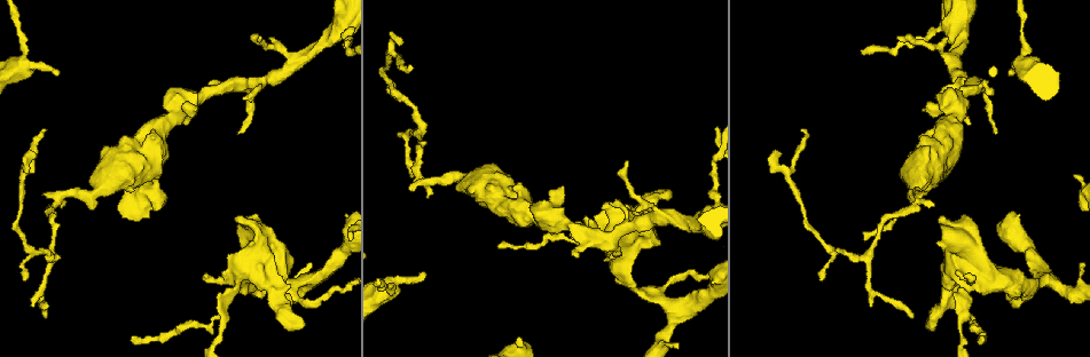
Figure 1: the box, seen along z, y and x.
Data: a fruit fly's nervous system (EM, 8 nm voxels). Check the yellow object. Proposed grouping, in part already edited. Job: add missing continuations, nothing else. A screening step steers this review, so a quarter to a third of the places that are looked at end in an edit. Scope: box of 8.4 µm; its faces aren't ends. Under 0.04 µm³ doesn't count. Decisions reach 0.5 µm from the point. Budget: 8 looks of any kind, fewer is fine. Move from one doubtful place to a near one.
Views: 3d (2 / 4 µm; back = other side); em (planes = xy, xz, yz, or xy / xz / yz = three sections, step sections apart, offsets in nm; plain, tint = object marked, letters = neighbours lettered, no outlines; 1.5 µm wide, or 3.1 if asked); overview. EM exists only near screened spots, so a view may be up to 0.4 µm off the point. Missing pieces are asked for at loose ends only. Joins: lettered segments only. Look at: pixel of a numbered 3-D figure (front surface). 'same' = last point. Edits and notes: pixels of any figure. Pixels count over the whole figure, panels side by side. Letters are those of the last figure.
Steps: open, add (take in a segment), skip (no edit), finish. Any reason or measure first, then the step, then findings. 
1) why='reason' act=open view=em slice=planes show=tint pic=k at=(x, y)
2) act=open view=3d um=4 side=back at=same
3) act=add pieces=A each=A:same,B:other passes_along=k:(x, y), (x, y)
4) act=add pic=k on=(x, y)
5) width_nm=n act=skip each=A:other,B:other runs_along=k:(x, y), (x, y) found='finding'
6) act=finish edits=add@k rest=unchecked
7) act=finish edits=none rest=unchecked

why='tapers out' act=open view=em slice=planes show=letters pic=1 at=(411, 67)

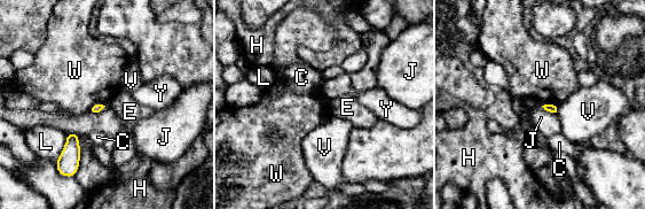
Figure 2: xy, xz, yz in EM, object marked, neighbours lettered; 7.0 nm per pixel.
act=skip each=C:other,E:other,H:other,J:other,L:other,V:other,W:other,Y:other border=2:(104, 105), (95, 105), (91, 109) found='no lettered segment goes on from it'

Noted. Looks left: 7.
why='free end' act=open view=3d um=2 pic=1 at=(822, 279)

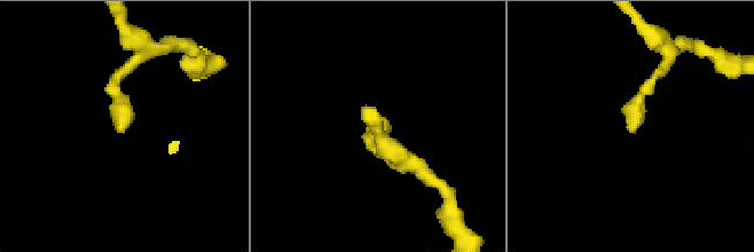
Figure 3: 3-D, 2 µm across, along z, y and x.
why='now the EM' act=open view=em slice=xz step=8 show=tint pic=3 at=(117, 131)

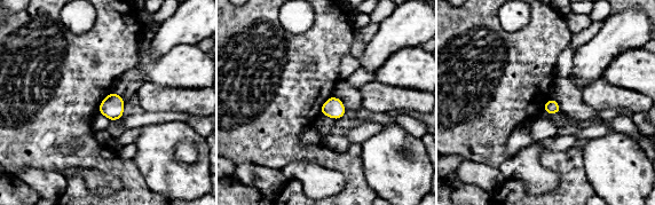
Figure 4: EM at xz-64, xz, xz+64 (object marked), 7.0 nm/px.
why='cut it another way' act=open view=em slice=planes show=letters at=same

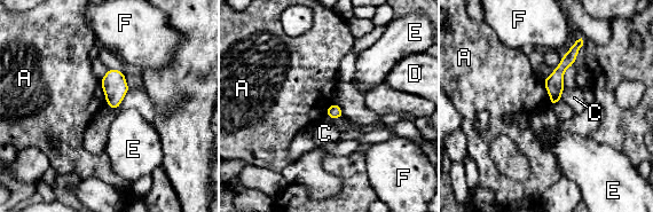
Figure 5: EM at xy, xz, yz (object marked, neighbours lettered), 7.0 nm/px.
width_nm=100 act=skip each=A:other,C:other,D:other,E:other,F:other border=5:(542, 80), (551, 107) found='none of them fits'

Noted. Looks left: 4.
act=open view=em slice=xy step=8 show=tint pic=1 at=(966, 273)

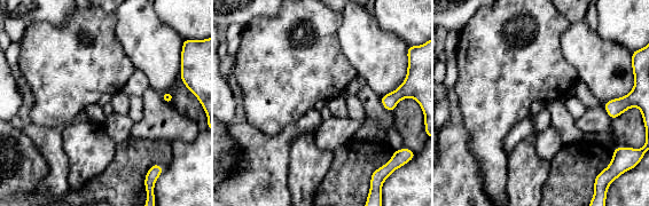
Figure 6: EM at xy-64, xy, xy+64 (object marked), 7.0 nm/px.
act=open view=em slice=planes show=letters at=same

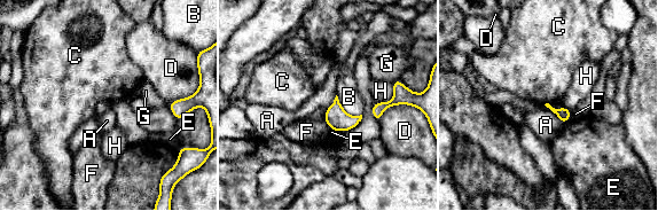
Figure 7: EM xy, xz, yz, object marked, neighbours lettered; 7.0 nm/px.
act=skip each=A:other,B:other,C:other,D:other,E:other,F:other,G:other,H:other found='no lettered segment goes on from it'

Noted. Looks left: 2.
act=finish edits=none rest=unchecked

